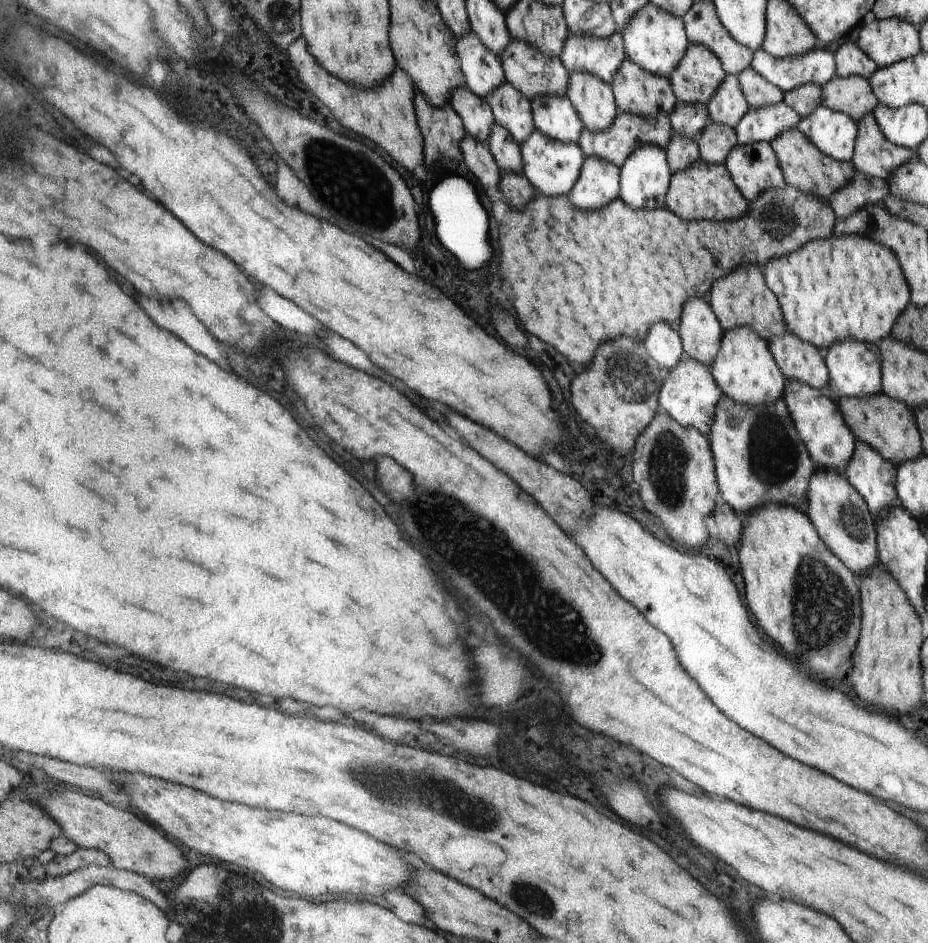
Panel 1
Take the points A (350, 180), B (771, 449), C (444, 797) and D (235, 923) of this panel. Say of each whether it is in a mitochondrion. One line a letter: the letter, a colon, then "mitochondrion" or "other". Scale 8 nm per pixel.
A: mitochondrion
B: mitochondrion
C: mitochondrion
D: mitochondrion

